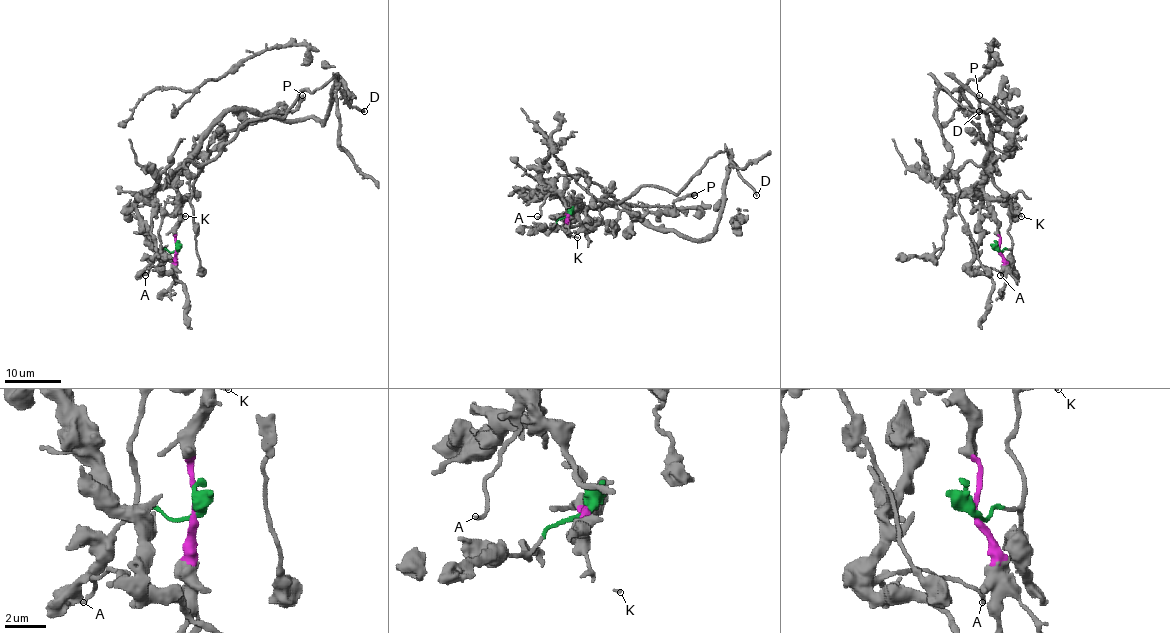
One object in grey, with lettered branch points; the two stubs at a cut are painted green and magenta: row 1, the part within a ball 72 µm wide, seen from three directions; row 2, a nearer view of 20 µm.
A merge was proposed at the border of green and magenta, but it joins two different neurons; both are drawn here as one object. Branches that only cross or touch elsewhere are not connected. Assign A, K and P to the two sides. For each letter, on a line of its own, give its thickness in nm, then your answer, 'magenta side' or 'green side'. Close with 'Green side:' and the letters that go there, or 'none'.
A: calibre 150 nm; magenta side
K: calibre 160 nm; green side
P: calibre 440 nm; magenta side
Green side: K

